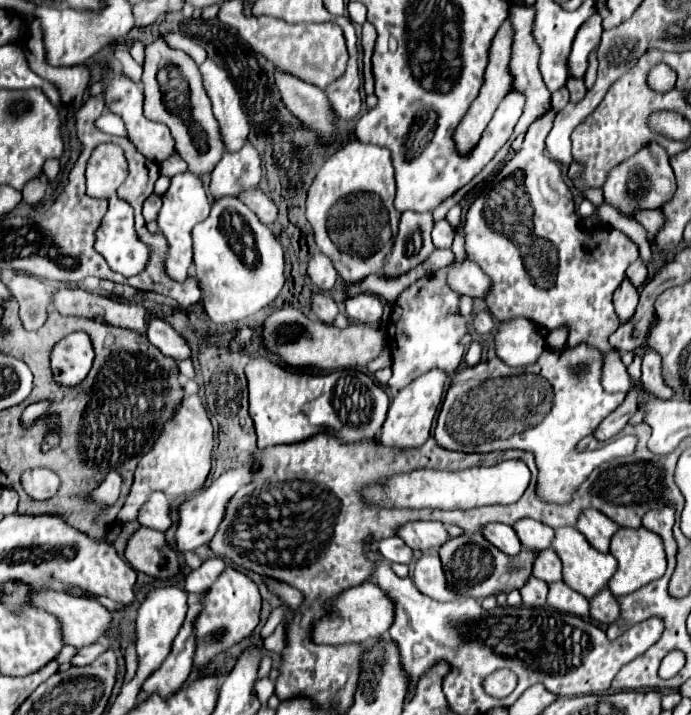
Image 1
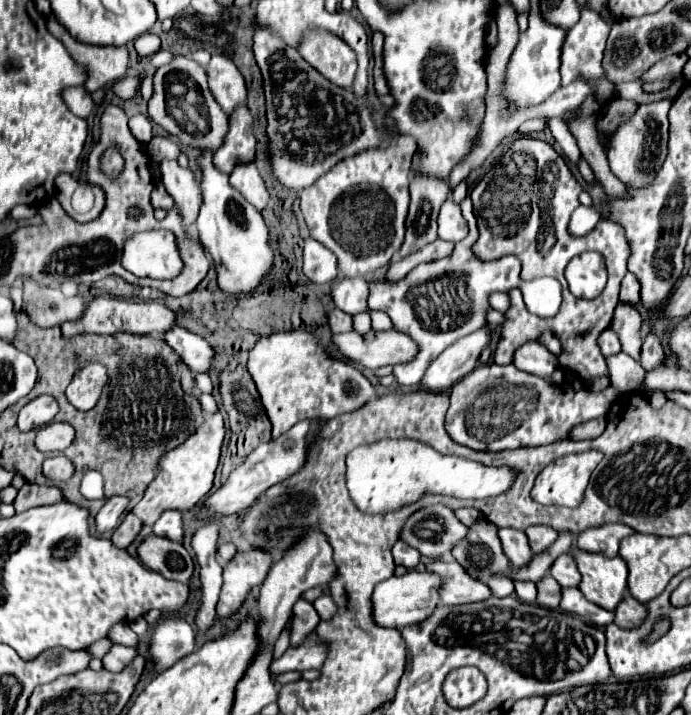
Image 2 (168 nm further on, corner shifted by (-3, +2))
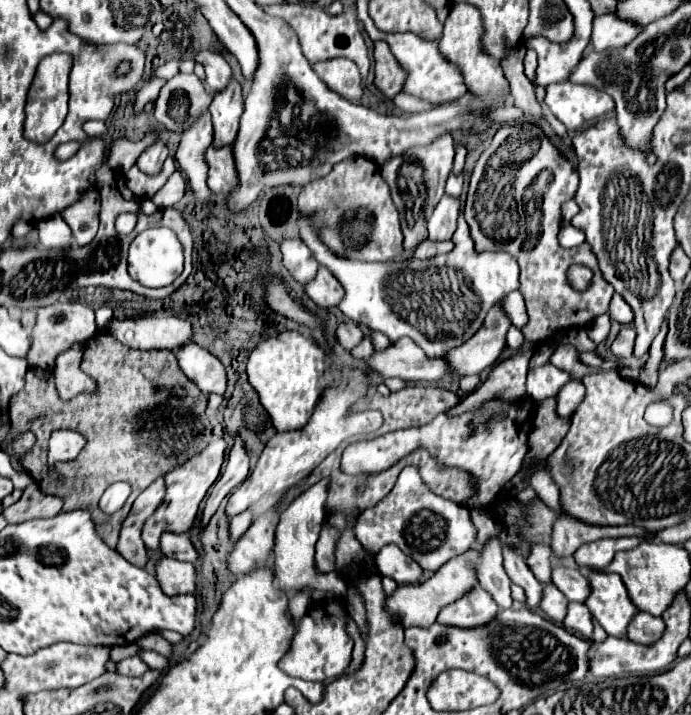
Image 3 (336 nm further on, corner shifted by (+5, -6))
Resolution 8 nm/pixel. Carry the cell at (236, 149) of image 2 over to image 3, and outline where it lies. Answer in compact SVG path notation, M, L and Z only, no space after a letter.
M235 78L221 94L215 94L209 112L215 130L213 142L217 142L217 146L233 144L239 130L239 118L243 114L243 90Z

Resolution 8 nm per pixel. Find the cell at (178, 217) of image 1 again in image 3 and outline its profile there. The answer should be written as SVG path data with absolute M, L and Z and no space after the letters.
M151 144L141 152L137 166L145 174L159 174L167 156L169 156L169 148L165 144Z

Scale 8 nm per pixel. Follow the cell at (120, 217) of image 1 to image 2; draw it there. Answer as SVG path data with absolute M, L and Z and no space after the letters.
M171 230L139 232L125 242L123 266L135 276L175 278L183 270L177 238Z

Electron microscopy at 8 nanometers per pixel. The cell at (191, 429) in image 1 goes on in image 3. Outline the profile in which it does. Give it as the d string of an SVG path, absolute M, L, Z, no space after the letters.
M211 440L209 446L197 454L197 458L189 458L189 462L183 462L181 466L175 466L169 474L165 474L165 502L161 502L161 506L153 512L153 516L147 518L145 526L143 526L143 542L147 548L159 548L159 534L163 532L177 532L183 534L187 530L191 530L191 526L195 524L195 516L199 510L199 502L205 498L209 486L217 480L221 464L223 464L223 454L225 454L225 440Z

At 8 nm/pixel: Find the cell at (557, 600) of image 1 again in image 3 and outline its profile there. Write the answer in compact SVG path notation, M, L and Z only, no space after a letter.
M569 602L567 606L567 616L563 620L563 626L585 638L585 640L593 640L593 642L603 642L607 638L605 630L601 630L601 626L597 624L597 620L589 614L585 604L577 604L577 602Z

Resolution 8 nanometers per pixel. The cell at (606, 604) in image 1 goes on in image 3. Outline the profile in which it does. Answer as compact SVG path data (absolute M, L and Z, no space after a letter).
M637 612L633 616L633 622L629 622L627 638L637 644L653 644L663 634L663 630L665 630L665 624L661 618L645 612Z

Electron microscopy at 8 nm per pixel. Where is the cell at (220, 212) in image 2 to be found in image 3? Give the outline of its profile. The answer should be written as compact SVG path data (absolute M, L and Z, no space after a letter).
M205 112L191 130L187 130L181 138L181 144L175 152L179 168L183 170L189 188L193 190L195 198L203 204L209 204L211 190L207 186L207 166L205 166L205 146L213 142L213 128L211 116Z

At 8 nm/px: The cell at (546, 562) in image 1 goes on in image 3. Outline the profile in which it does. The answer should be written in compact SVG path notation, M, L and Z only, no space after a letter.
M555 564L551 582L565 594L569 602L585 602L585 598L589 596L589 582L579 568Z

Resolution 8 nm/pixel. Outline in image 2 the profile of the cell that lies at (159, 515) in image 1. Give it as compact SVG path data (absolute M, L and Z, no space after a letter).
M173 510L161 514L161 518L157 520L157 524L153 526L153 532L157 536L169 538L173 542L183 542L183 522L181 522L181 514L177 514Z

